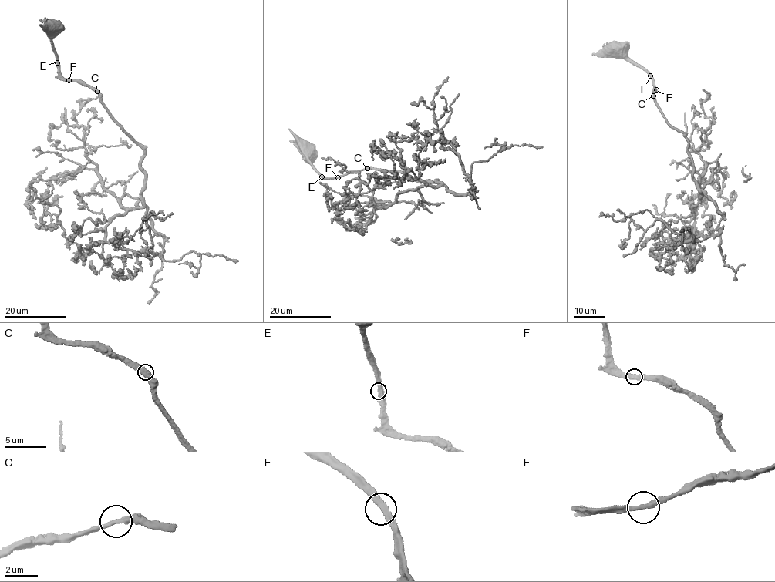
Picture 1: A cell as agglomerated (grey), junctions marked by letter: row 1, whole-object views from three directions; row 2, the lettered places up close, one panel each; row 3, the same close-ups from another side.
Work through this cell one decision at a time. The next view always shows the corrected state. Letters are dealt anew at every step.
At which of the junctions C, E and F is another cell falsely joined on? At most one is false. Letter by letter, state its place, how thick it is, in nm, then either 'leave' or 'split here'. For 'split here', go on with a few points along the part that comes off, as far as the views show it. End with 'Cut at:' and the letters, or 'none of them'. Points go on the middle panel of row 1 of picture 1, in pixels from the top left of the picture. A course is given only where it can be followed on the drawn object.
C: at (367, 168); 380 nm thick; leave
E: at (321, 176); 360 nm thick; leave
F: at (338, 177); 380 nm thick; leave
Cut at: none of them

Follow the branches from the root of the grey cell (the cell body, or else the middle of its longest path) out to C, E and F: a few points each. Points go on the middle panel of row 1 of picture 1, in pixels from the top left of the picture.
C: (305, 149), (305, 158), (325, 178), (340, 177), (367, 168)
E: (305, 149), (305, 158), (321, 176)
F: (305, 149), (305, 158), (313, 168), (325, 178), (337, 177)

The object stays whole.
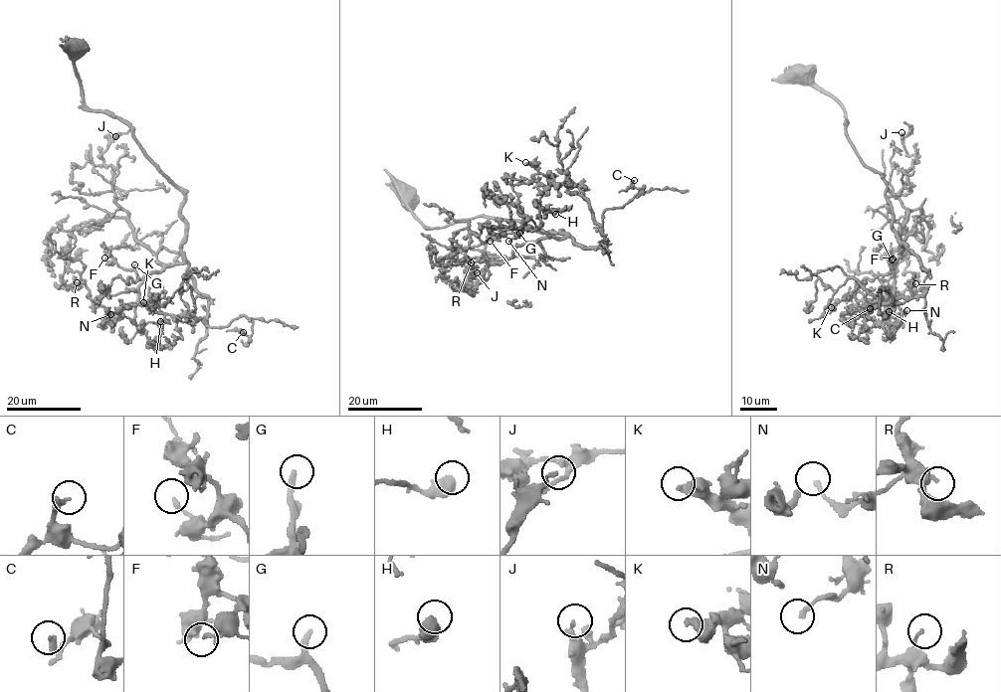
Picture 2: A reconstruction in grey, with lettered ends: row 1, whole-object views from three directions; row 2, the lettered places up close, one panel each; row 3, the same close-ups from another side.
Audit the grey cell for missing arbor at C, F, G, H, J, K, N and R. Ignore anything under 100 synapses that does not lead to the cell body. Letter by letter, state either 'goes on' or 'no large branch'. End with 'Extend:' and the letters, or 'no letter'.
C: no large branch
F: no large branch
G: goes on
H: no large branch
J: no large branch
K: no large branch
N: no large branch
R: no large branch
Extend: G

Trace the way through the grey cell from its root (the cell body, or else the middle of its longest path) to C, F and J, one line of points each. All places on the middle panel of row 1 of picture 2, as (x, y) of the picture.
C: (404, 194), (428, 228), (483, 215), (560, 238), (513, 226), (496, 183), (564, 184), (601, 224), (634, 180)
F: (404, 194), (404, 204), (429, 229), (483, 215), (566, 235), (531, 229), (490, 241)
J: (404, 194), (429, 229), (483, 215), (566, 234), (491, 255), (474, 283), (477, 272)

